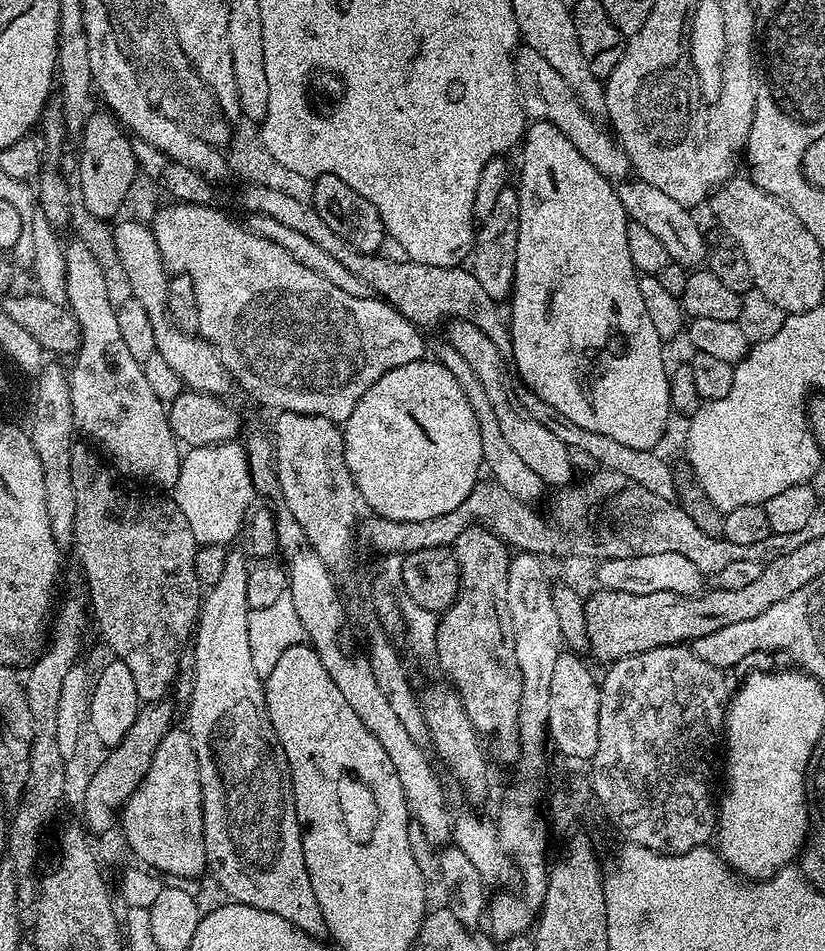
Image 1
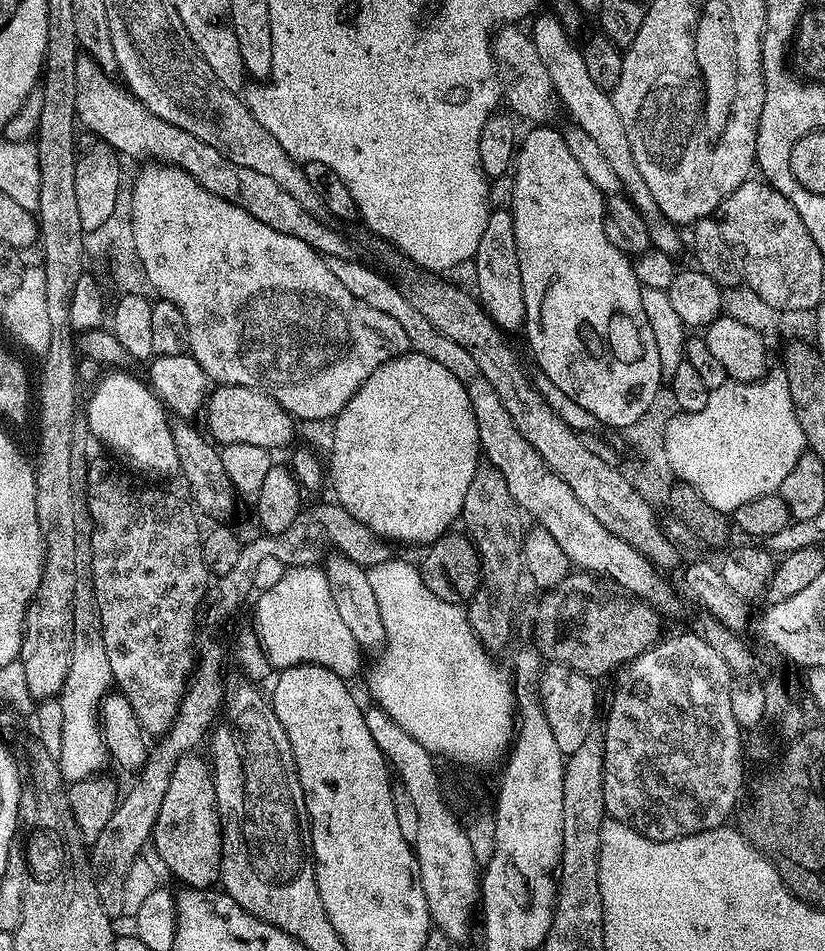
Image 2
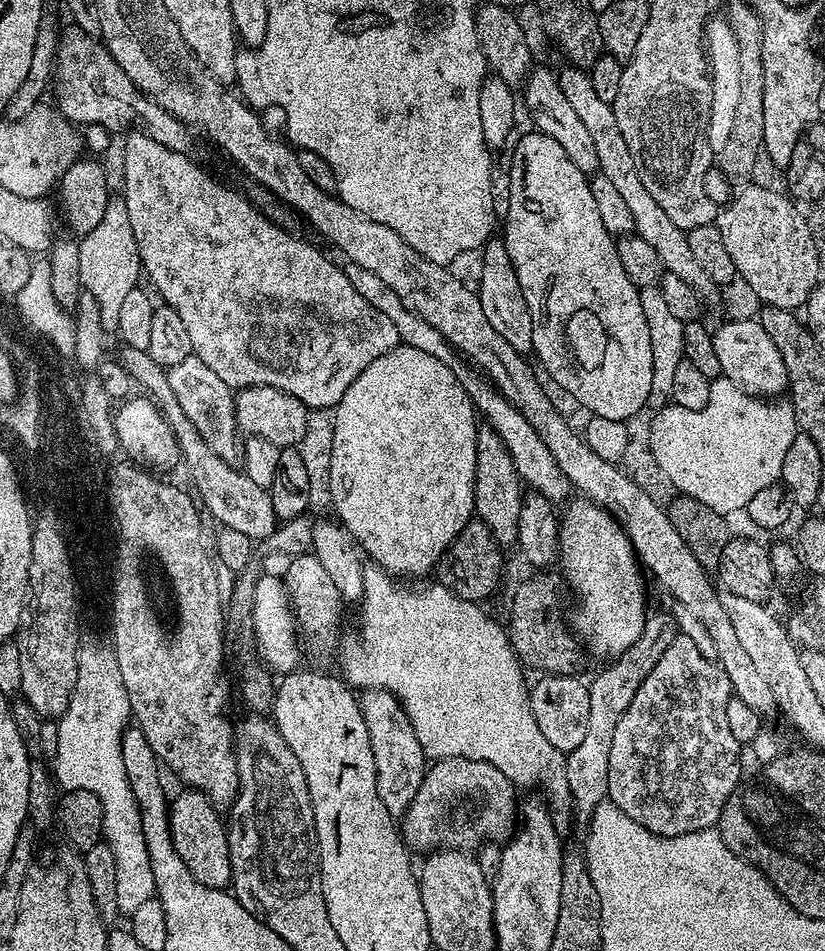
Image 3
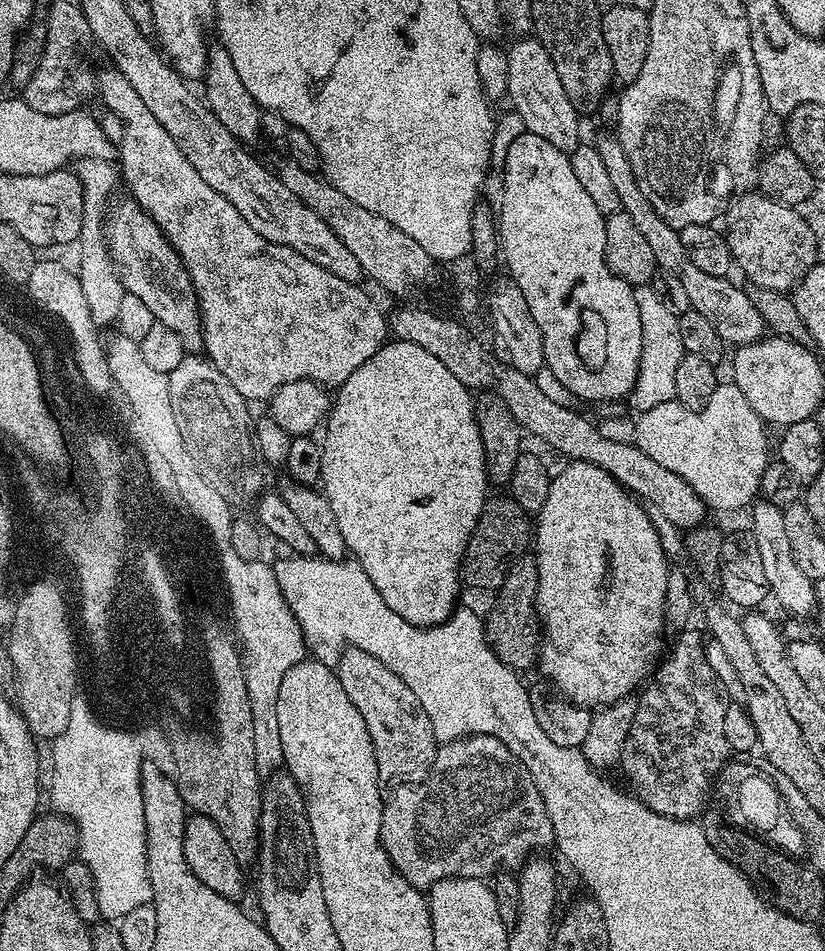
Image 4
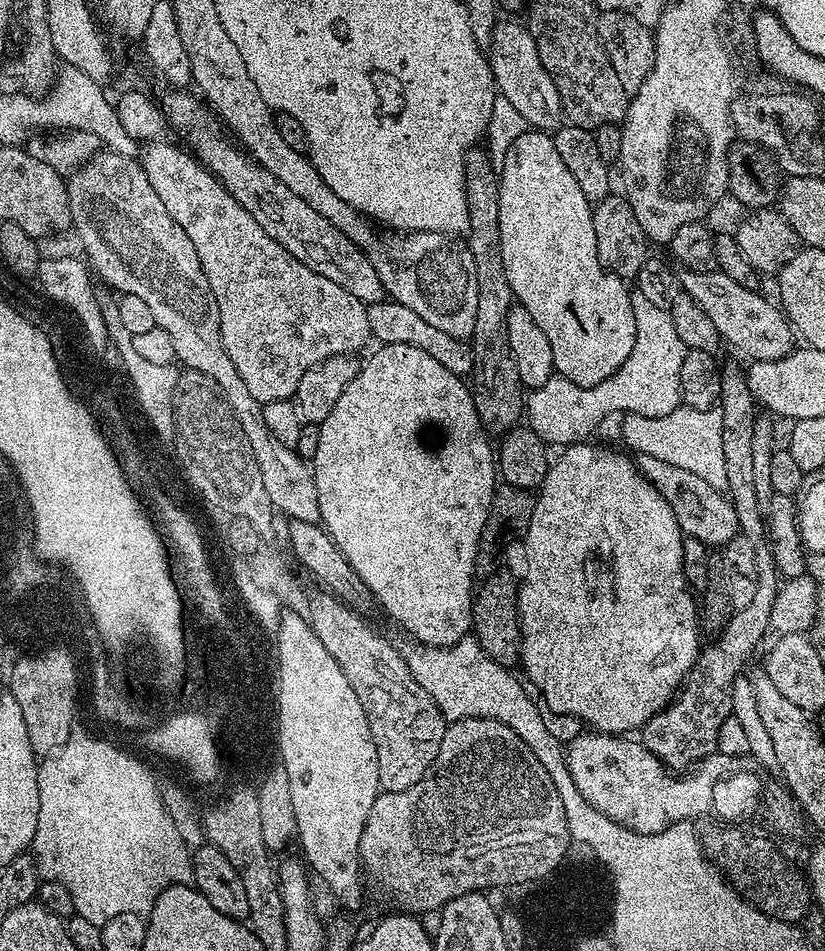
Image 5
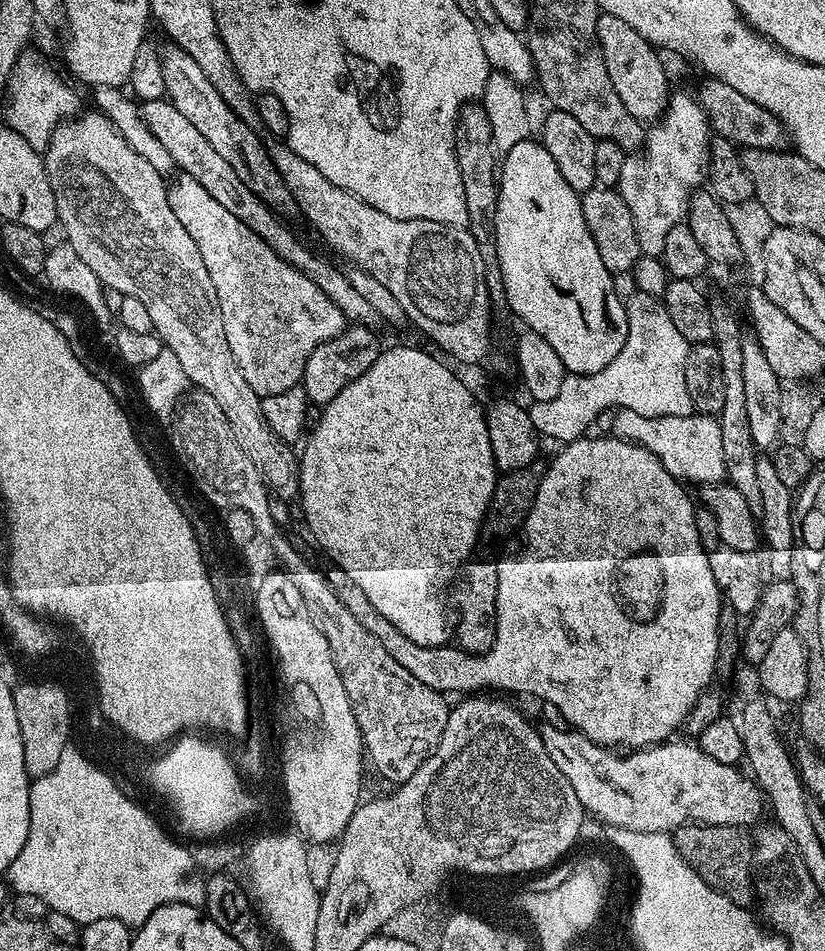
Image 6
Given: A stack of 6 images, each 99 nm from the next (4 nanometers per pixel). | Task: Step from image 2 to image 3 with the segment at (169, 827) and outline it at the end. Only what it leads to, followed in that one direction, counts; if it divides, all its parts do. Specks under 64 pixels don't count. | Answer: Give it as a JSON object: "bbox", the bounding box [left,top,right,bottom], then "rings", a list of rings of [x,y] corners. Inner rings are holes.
{"bbox":[168,790,232,889],"rings":[[[184,790],[180,797],[170,804],[168,821],[169,835],[174,842],[174,850],[178,850],[178,858],[186,862],[186,870],[202,882],[202,886],[227,889],[232,882],[230,866],[230,846],[228,845],[228,829],[225,817],[215,806],[195,790]]]}

